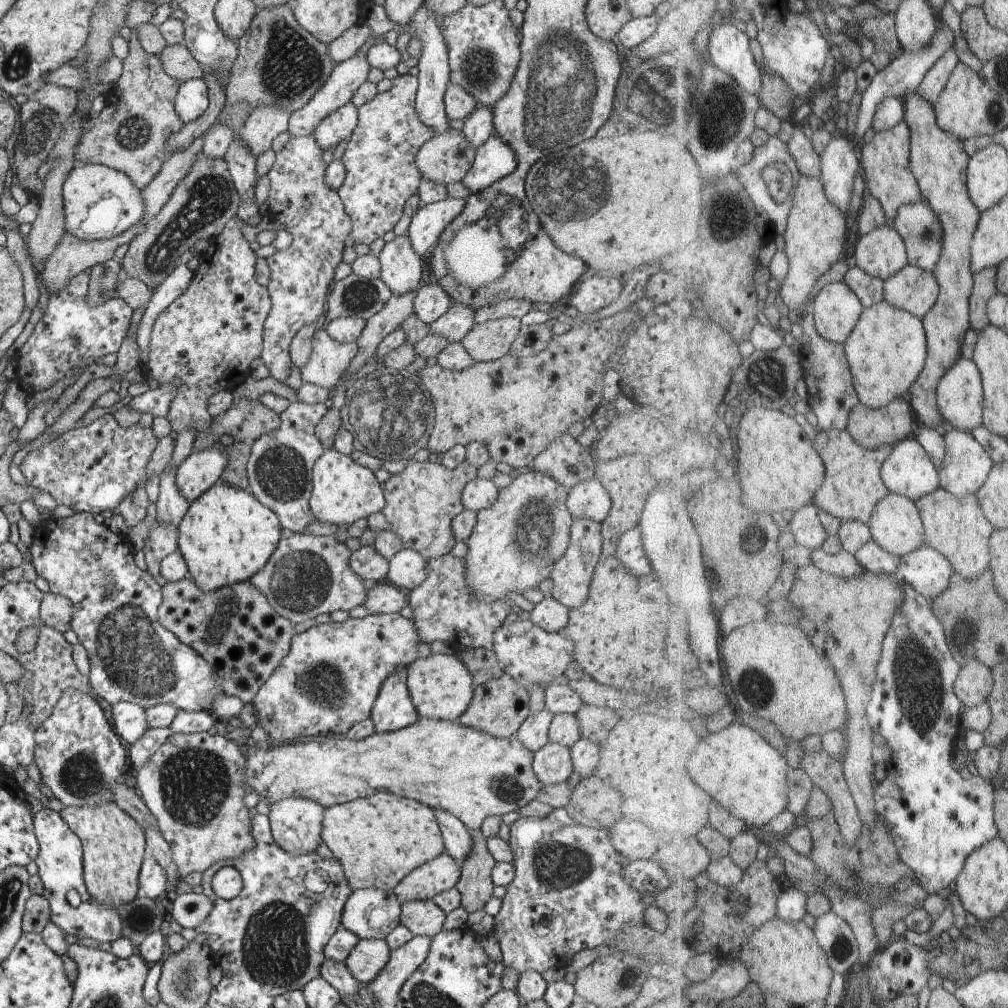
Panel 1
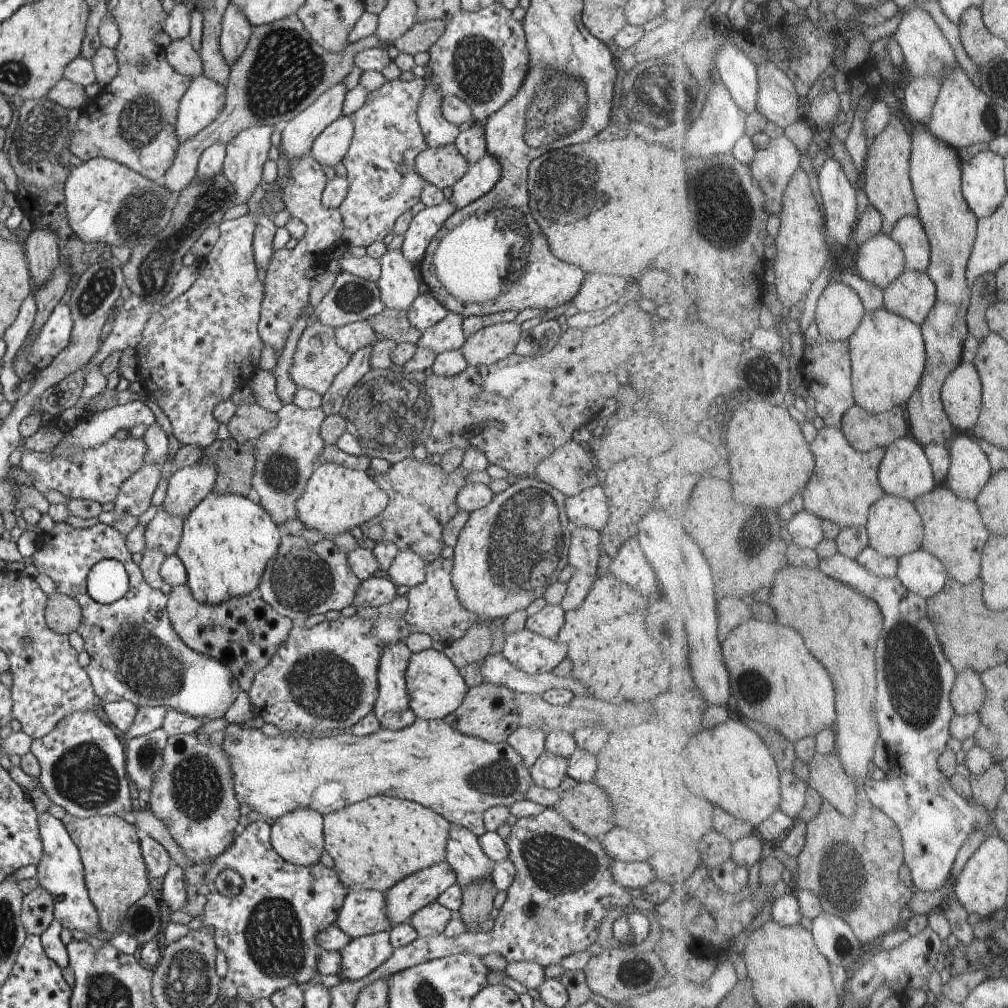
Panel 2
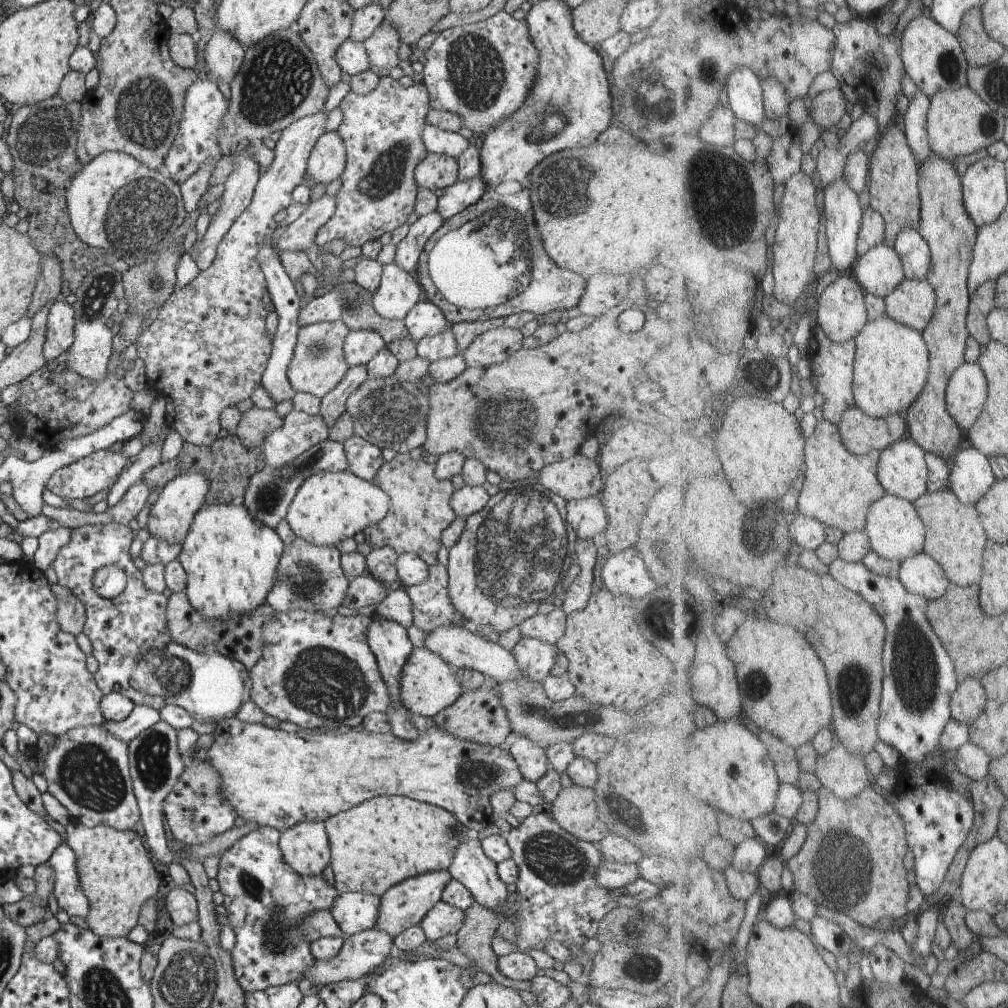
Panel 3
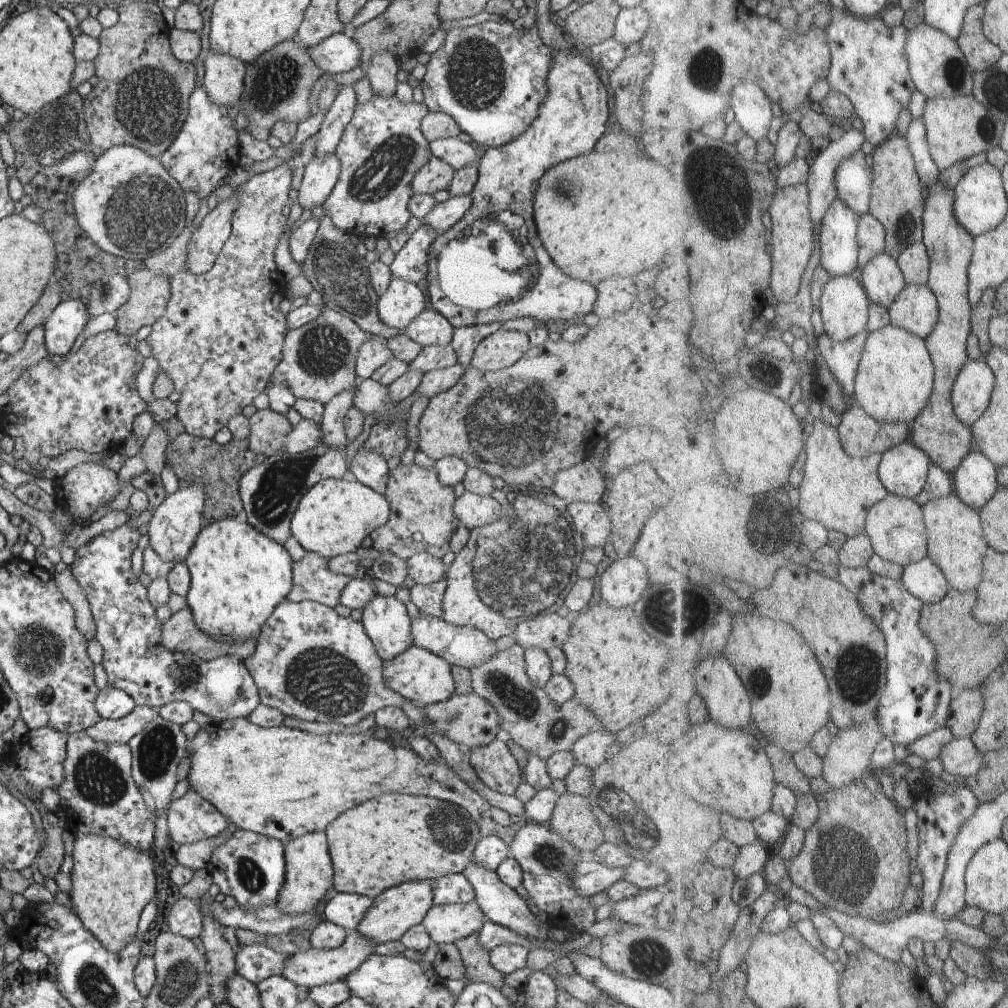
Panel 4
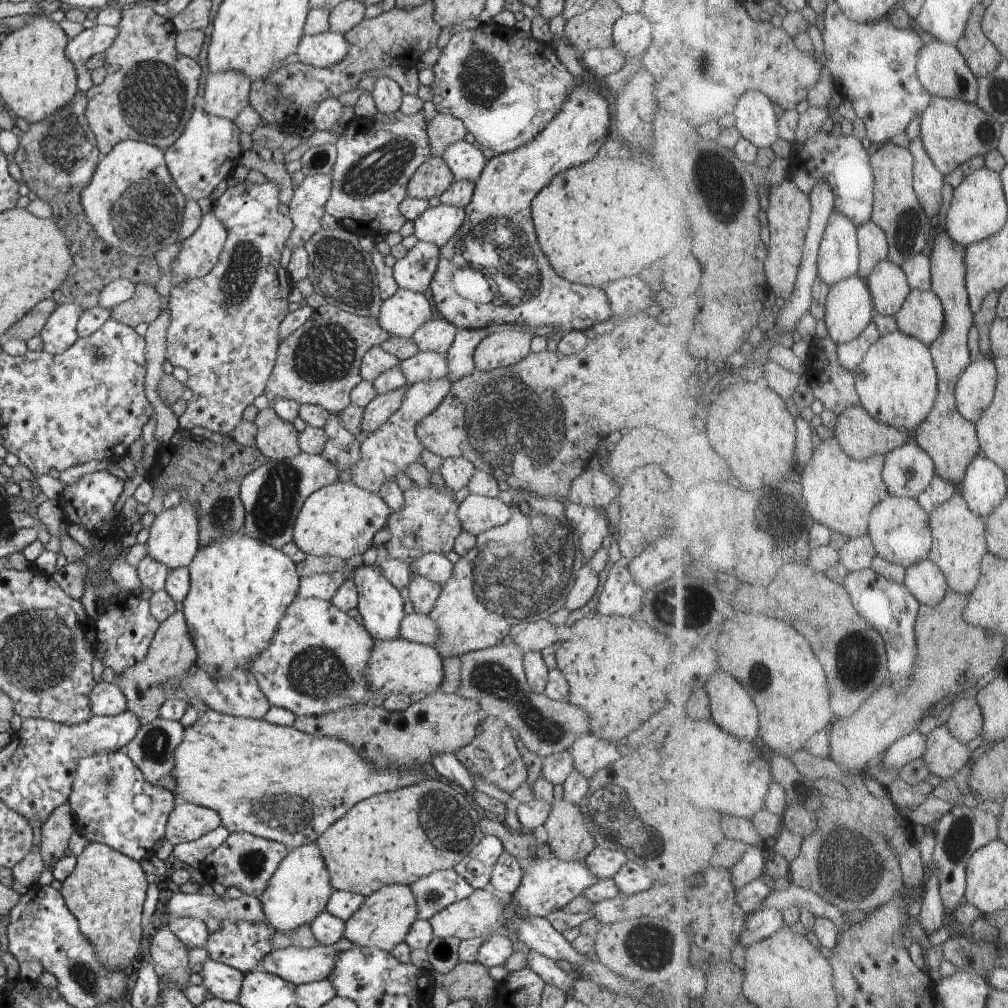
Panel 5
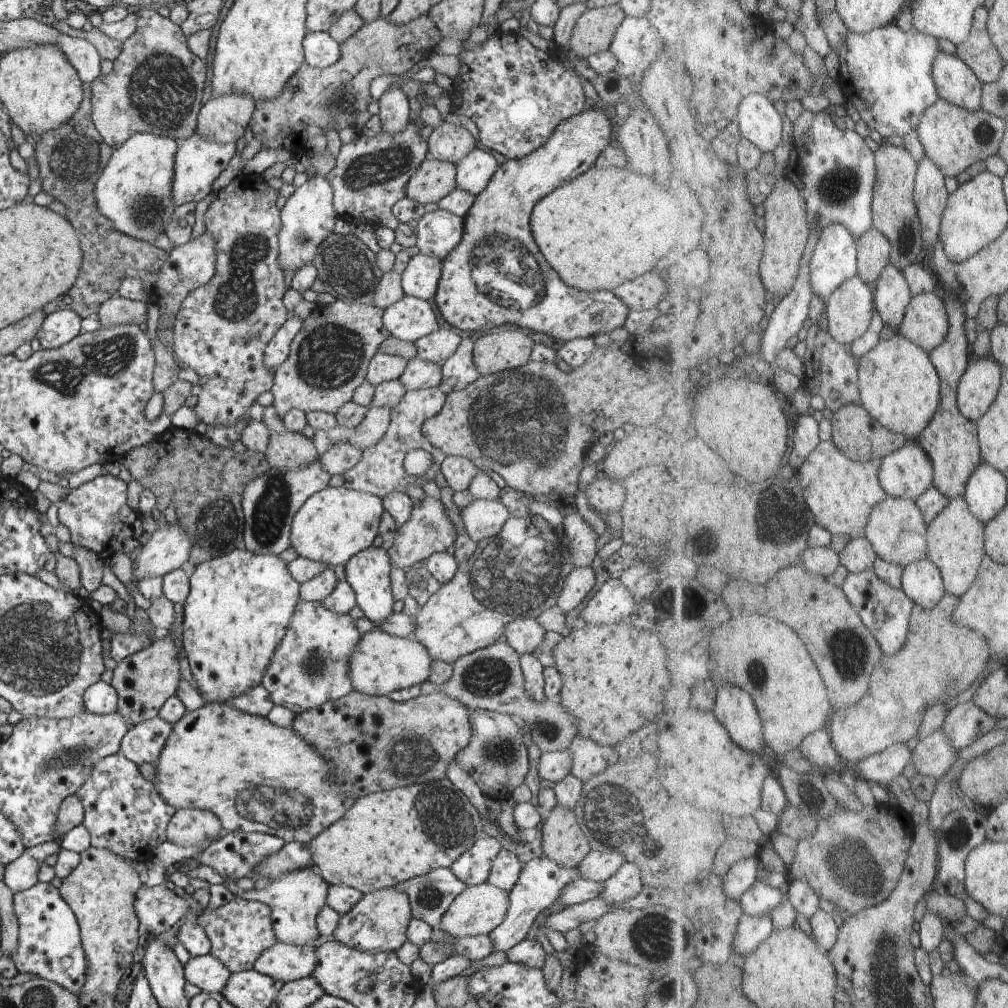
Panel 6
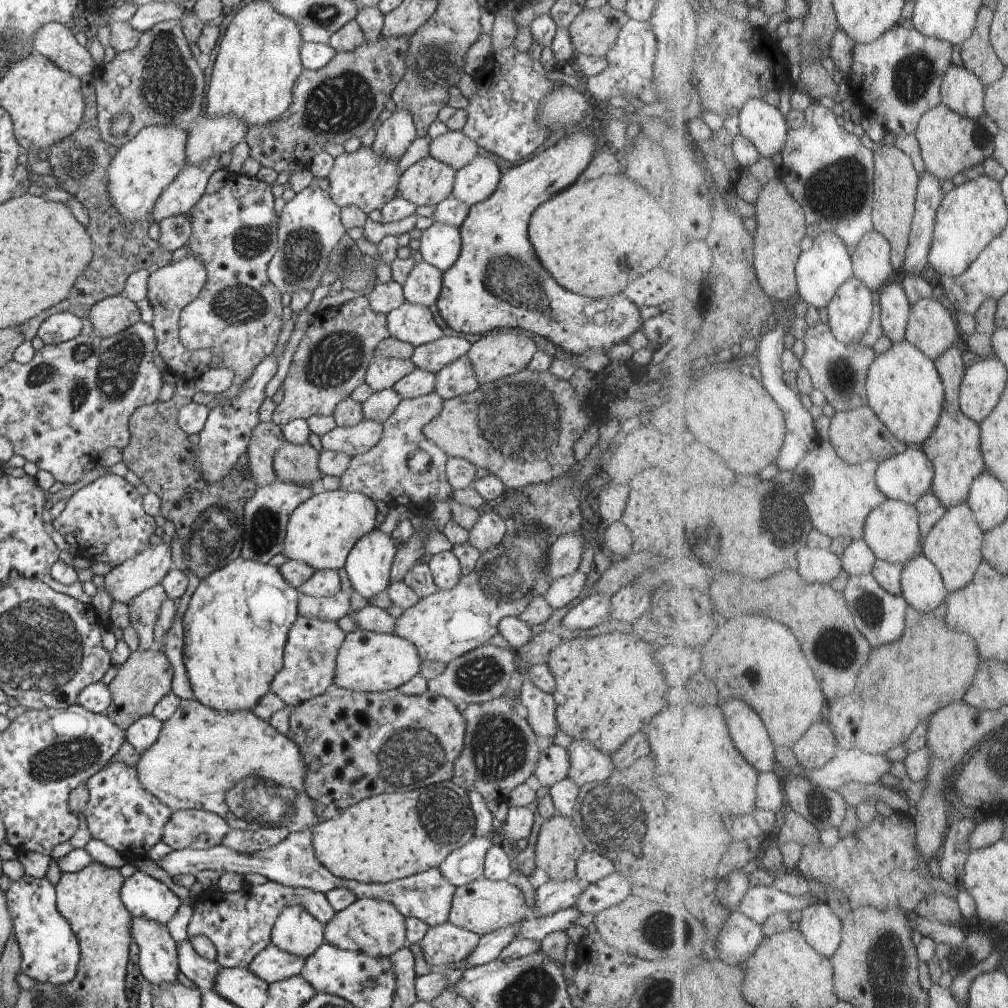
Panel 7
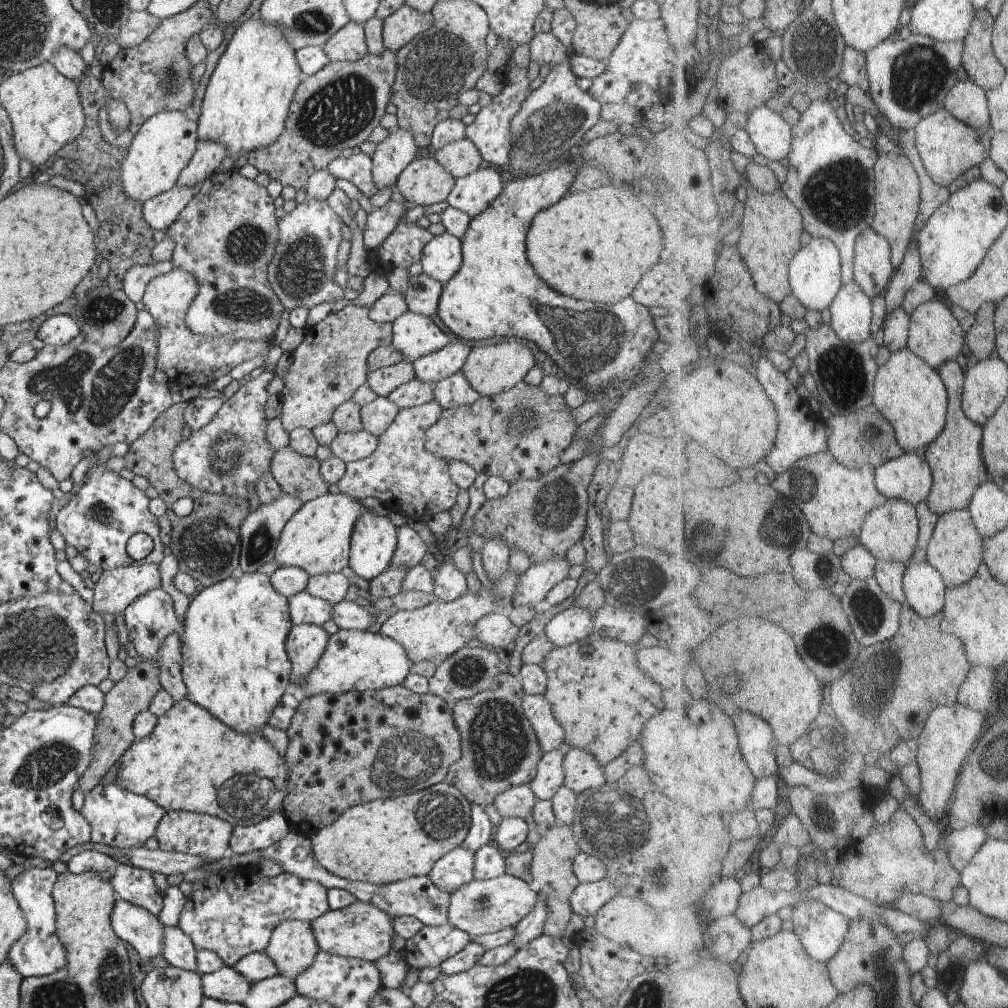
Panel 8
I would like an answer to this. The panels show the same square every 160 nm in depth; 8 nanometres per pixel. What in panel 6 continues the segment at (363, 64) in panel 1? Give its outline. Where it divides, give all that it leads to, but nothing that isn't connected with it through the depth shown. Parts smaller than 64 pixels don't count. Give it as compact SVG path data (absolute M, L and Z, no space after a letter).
M260 175L239 176L217 193L218 198L204 214L206 231L216 240L214 276L206 285L188 292L175 314L172 355L178 368L191 368L198 374L200 394L194 409L200 422L208 426L234 426L260 394L271 390L274 372L264 364L265 348L287 318L282 302L286 292L284 271L278 262L278 234L282 228L276 207L279 191L270 188Z

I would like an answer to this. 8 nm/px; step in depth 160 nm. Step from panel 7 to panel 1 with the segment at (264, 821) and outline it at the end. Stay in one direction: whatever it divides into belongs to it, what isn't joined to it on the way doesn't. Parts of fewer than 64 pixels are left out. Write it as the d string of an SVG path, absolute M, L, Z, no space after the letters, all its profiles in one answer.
M422 718L413 722L410 726L395 730L392 732L374 733L368 735L366 738L354 742L346 735L344 736L331 736L331 735L316 735L315 737L305 738L303 740L296 740L294 742L276 744L268 742L264 745L257 745L255 743L245 742L242 744L245 756L245 775L248 788L248 793L252 790L259 796L259 800L266 798L270 804L287 799L290 797L302 797L317 803L320 803L325 809L347 803L357 798L364 798L375 795L376 793L392 793L401 797L406 797L432 809L442 809L443 811L453 814L460 822L463 822L470 830L481 830L482 823L486 817L494 815L506 814L507 812L516 812L519 808L526 806L531 800L537 798L537 794L544 788L543 784L536 778L533 771L533 754L524 745L521 744L519 739L512 735L507 739L499 739L485 732L465 727L458 722L443 721L438 719Z

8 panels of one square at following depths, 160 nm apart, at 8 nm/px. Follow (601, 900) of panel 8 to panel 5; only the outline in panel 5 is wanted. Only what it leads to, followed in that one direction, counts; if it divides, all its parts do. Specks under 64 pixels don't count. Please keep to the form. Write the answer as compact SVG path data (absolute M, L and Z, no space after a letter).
M627 862L612 880L618 887L619 896L627 897L648 890L658 878L650 878L645 864Z

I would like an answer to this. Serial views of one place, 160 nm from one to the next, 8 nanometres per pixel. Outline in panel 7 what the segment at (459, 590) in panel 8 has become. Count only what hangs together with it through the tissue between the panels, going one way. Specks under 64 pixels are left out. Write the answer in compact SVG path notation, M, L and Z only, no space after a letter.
M452 550L436 553L426 560L438 590L447 591L454 588L464 575L458 557Z

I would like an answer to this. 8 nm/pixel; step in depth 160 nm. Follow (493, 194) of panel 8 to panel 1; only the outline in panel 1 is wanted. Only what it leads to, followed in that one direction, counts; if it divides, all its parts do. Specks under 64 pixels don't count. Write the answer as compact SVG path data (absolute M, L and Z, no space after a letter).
M422 5L410 24L410 27L417 33L423 44L421 57L417 64L419 85L415 98L415 109L420 120L432 129L436 135L445 133L451 128L448 124L449 118L447 117L445 102L443 101L445 90L450 83L451 68L449 67L447 46L445 45L445 40L439 27L441 20L442 18L438 18L431 10L428 10Z

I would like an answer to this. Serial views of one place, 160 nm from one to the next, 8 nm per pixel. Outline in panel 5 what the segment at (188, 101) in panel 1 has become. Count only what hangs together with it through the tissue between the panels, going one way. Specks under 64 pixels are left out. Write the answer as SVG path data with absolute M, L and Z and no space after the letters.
M202 108L193 110L184 132L165 150L165 161L186 202L210 197L214 188L227 179L241 156L241 130L235 122L209 115Z

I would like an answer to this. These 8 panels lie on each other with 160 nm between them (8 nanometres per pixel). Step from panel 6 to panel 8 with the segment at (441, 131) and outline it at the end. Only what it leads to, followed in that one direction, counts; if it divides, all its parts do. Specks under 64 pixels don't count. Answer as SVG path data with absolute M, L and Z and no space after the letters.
M468 138L451 142L432 154L455 179L468 176L482 166L483 158Z

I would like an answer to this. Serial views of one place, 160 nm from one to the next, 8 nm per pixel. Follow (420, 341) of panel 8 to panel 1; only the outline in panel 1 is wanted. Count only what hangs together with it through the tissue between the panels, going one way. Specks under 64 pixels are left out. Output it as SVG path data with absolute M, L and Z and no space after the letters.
M407 236L386 243L377 257L381 264L380 279L392 295L417 292L424 259L414 252Z

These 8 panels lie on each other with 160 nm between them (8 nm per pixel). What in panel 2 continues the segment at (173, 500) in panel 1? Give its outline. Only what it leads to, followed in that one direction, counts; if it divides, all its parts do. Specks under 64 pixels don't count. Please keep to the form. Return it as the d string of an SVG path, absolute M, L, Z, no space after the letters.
M162 505L158 506L157 514L145 530L145 552L160 551L166 556L174 555L183 533L183 522L180 517L166 514Z

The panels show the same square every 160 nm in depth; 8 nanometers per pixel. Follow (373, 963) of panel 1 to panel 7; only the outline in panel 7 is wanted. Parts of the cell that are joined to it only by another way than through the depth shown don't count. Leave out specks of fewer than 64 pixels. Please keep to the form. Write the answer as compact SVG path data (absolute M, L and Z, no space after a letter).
M270 944L252 959L247 968L270 984L300 975L305 960Z

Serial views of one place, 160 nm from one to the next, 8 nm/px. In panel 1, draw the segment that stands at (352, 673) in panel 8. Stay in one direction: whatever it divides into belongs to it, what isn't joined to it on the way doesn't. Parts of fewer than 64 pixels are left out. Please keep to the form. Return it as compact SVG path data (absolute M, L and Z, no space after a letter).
M430 654L418 657L407 666L407 687L416 712L422 718L456 722L473 699L471 674L453 655Z

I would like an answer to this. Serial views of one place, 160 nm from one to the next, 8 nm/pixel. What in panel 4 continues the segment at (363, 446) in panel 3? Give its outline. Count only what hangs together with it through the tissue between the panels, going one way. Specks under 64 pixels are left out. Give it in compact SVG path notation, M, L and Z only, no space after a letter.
M363 446L354 456L350 465L349 476L369 486L378 494L384 495L389 479L386 459L372 451L366 451Z

